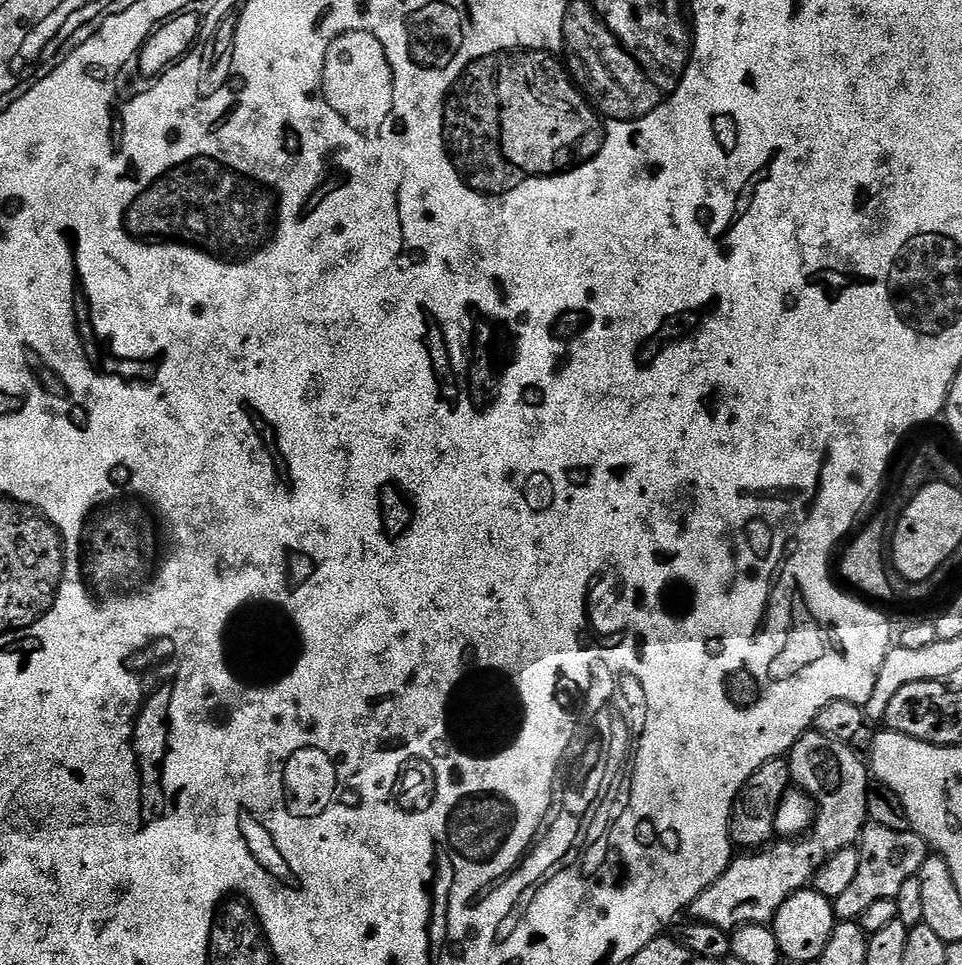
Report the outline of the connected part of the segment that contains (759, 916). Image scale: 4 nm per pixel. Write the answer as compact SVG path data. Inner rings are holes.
M815 730L804 733L786 759L795 787L807 793L815 805L815 821L807 834L795 839L781 839L763 850L740 854L690 909L693 921L725 930L747 924L771 925L778 910L795 892L803 892L816 879L816 872L829 858L859 841L864 825L869 823L866 794L870 772L856 757L855 747L834 742Z

